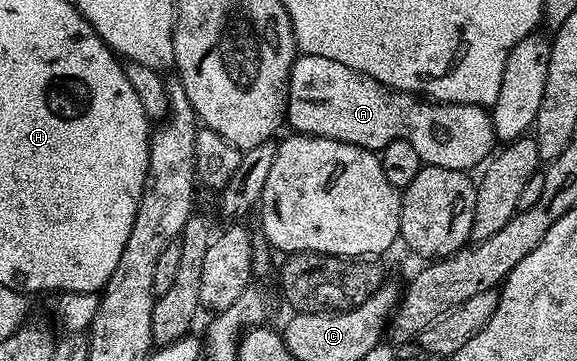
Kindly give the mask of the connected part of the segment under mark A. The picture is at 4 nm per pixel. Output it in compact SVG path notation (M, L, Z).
M310 54L309 56L297 55L296 61L292 63L290 70L290 78L288 79L288 111L286 113L286 124L293 133L302 136L321 136L322 138L334 138L338 142L346 142L353 144L359 148L369 148L371 152L379 153L380 149L385 148L390 142L395 140L405 140L410 142L410 146L414 146L414 150L418 153L421 165L433 164L434 166L442 166L446 170L458 170L459 172L468 172L472 170L475 164L483 165L485 161L493 155L494 147L497 143L496 130L492 126L492 117L487 107L478 104L442 104L433 102L427 98L421 98L419 95L410 92L400 92L396 88L388 88L382 82L378 82L374 78L370 78L366 74L362 74L358 70L350 70L350 66L342 66L342 62L334 62L334 58L322 58L318 54Z

